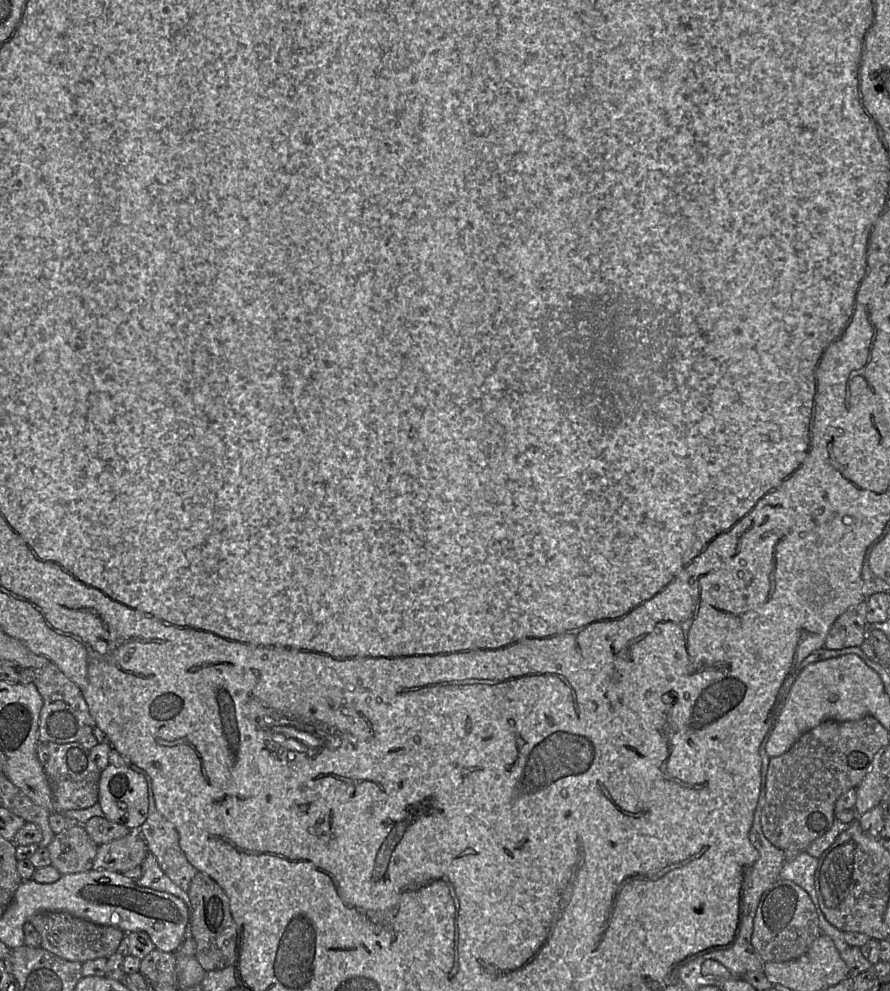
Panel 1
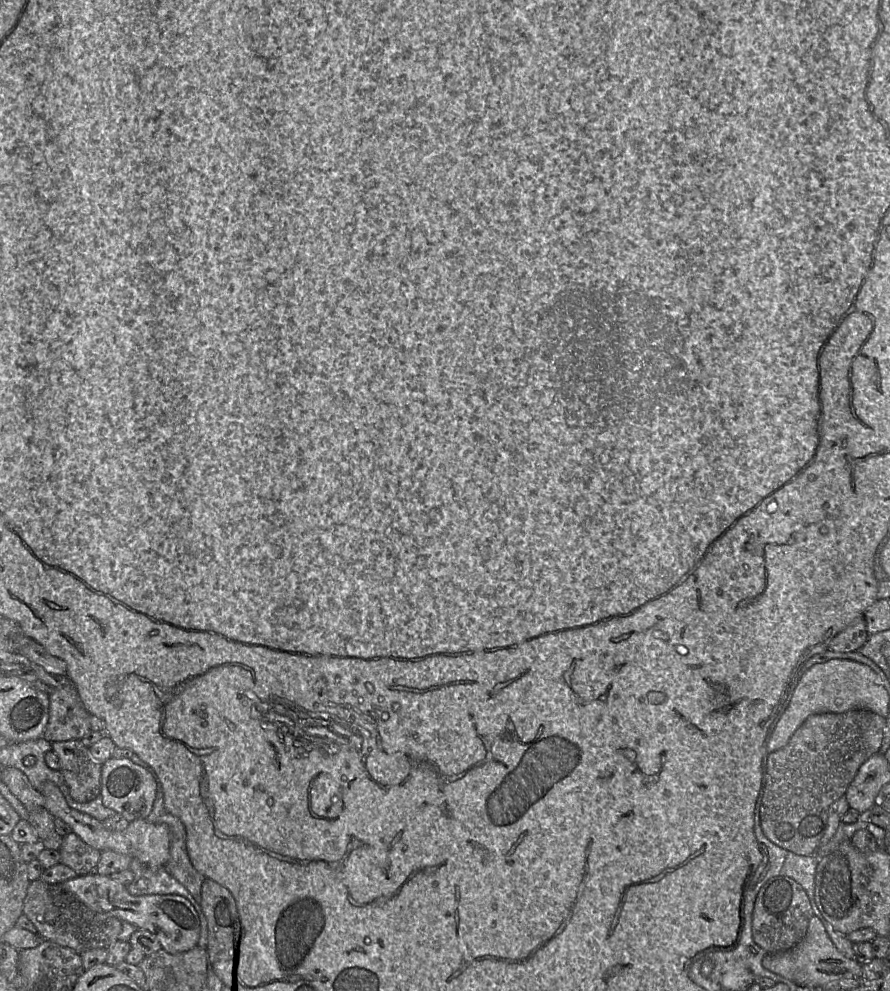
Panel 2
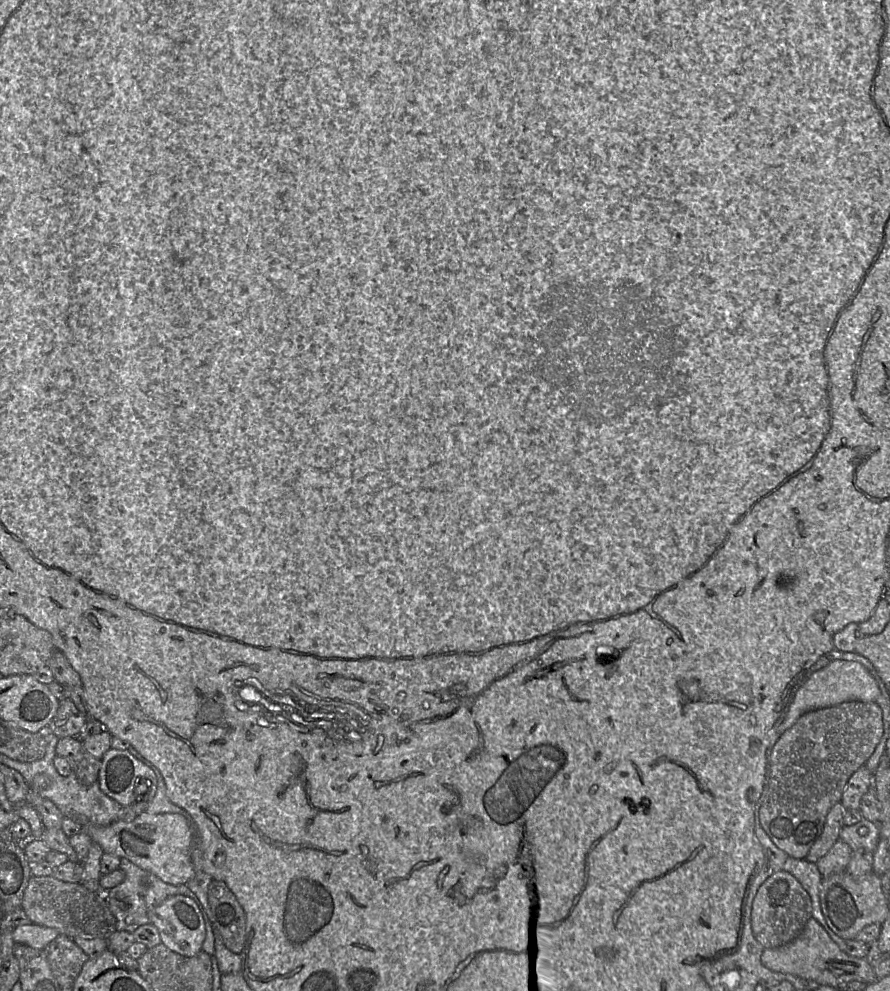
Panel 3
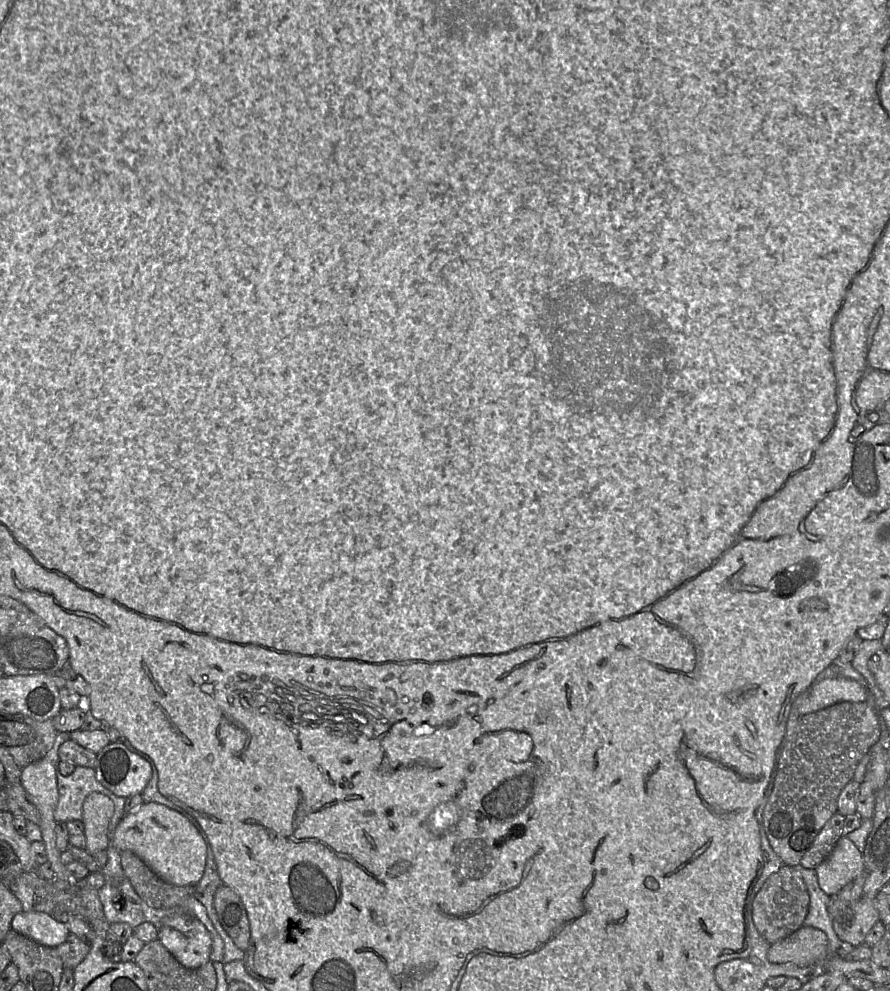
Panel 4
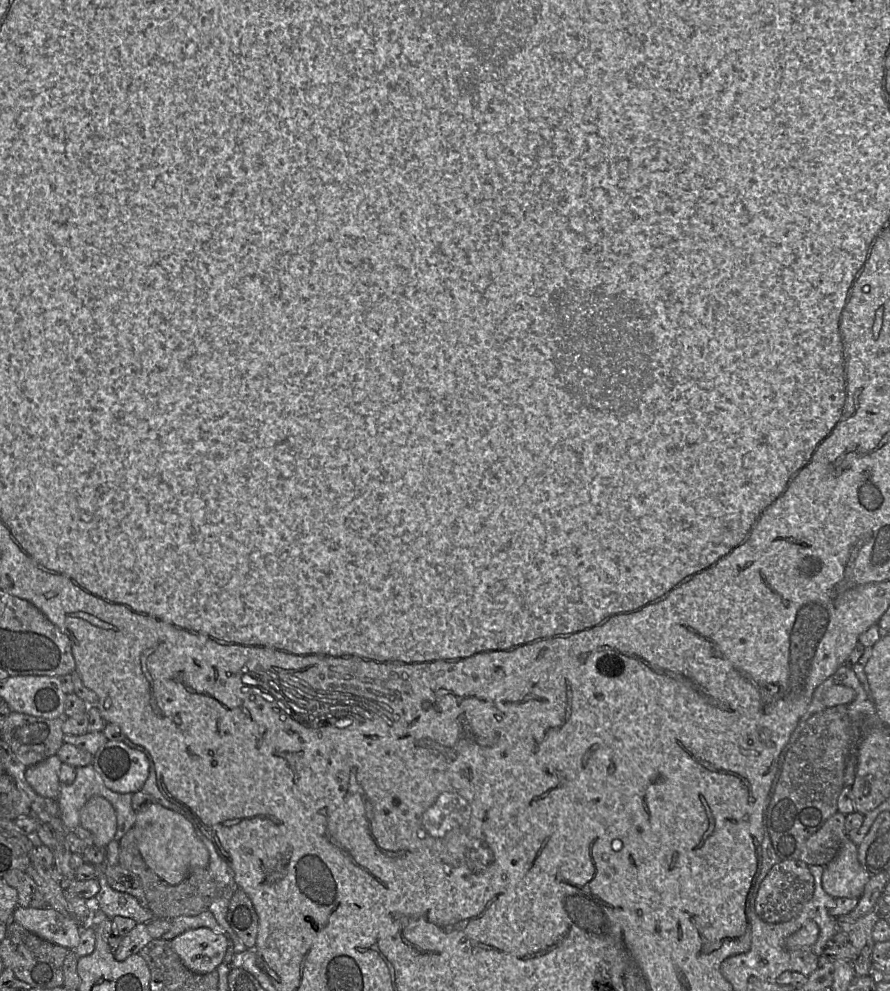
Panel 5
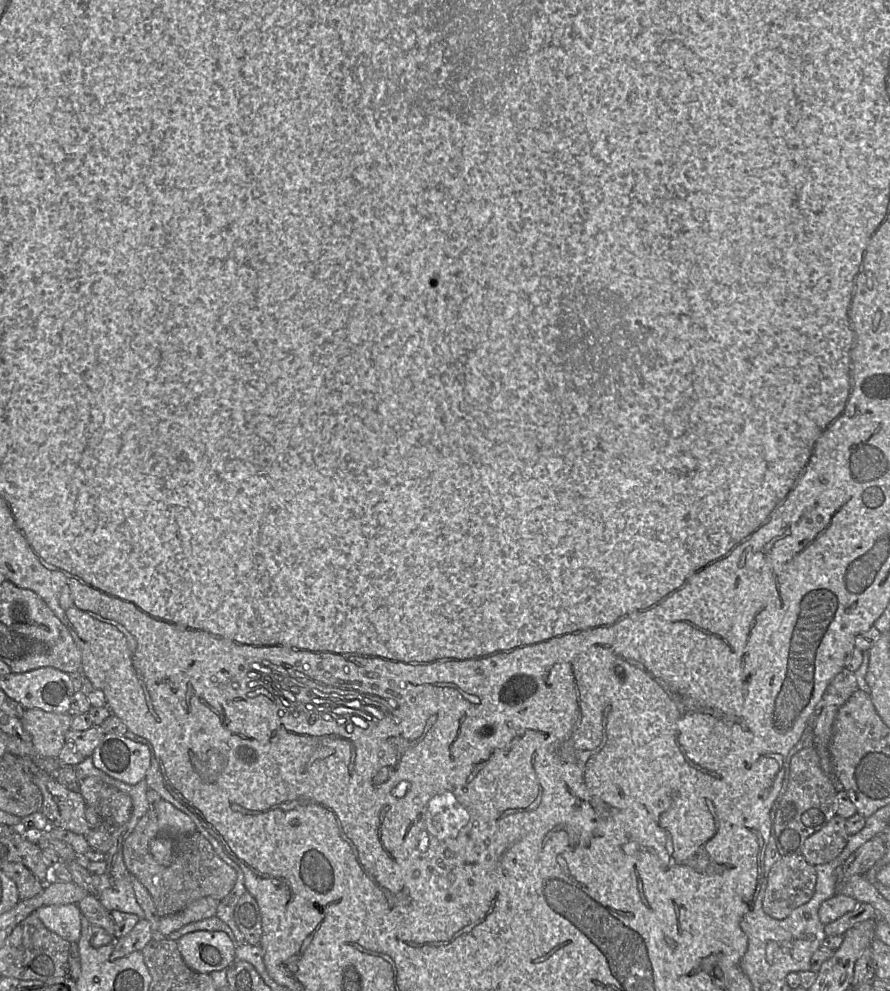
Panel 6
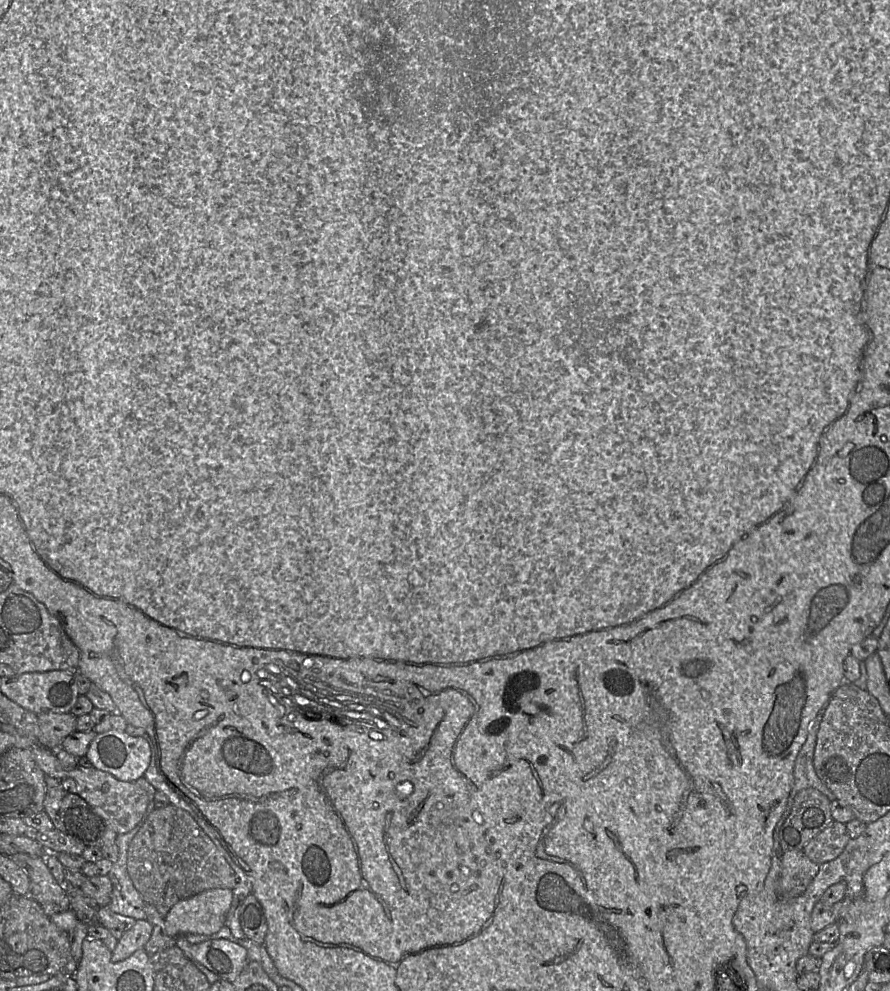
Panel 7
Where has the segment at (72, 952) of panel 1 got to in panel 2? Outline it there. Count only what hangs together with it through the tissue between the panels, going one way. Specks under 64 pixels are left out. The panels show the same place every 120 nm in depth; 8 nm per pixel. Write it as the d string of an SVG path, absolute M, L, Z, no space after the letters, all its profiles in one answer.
M41 879L30 882L23 904L23 915L26 915L37 929L38 935L46 941L52 941L68 947L81 954L93 948L108 948L118 940L122 921L96 912L75 895L60 888L60 884L48 884Z

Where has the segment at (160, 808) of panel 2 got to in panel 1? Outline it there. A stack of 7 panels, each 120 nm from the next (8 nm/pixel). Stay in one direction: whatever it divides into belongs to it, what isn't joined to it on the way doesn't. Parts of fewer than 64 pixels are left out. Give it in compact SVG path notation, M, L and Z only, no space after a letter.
M149 775L145 776L148 783L148 817L140 827L140 833L148 847L148 852L152 853L158 862L163 873L183 891L188 891L191 880L198 872L187 860L179 845L179 835L175 827L167 821L156 809L152 782Z

